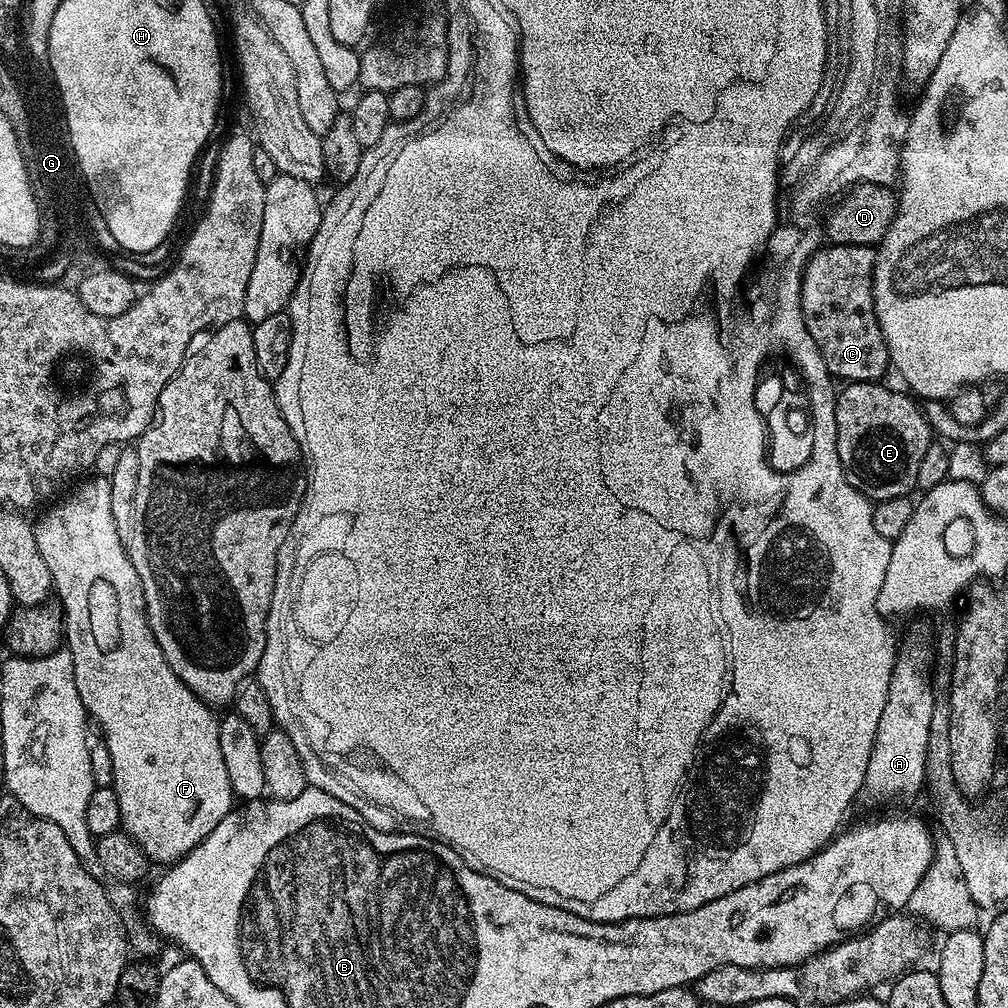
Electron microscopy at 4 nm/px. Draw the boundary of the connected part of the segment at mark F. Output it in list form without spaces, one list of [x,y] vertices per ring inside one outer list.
[[[107,478],[91,479],[86,481],[81,488],[74,489],[61,504],[53,503],[51,505],[53,508],[41,518],[40,524],[38,520],[35,525],[36,541],[42,558],[46,558],[46,566],[50,566],[55,595],[60,595],[58,604],[64,618],[66,651],[72,655],[74,662],[74,682],[78,682],[78,694],[82,698],[89,717],[100,725],[100,731],[110,750],[111,788],[118,794],[118,810],[122,810],[120,828],[127,832],[130,838],[134,838],[134,842],[138,842],[138,846],[149,861],[156,863],[157,860],[160,866],[168,866],[183,858],[190,850],[197,848],[211,834],[214,826],[218,826],[218,822],[222,822],[222,818],[226,818],[226,814],[234,807],[230,777],[226,774],[226,761],[222,758],[222,745],[218,742],[220,720],[212,713],[215,711],[186,687],[178,678],[178,674],[174,674],[174,670],[170,668],[170,662],[166,662],[166,658],[162,654],[162,646],[158,646],[158,642],[150,630],[148,615],[144,612],[144,595],[142,594],[142,582],[138,578],[138,570],[134,570],[134,566],[130,562],[122,533],[116,529],[116,523],[112,517],[110,482]]]

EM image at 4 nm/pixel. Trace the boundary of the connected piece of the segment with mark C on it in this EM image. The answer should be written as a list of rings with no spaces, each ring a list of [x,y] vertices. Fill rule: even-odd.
[[[829,243],[816,251],[804,267],[800,287],[800,310],[804,314],[806,330],[810,330],[810,338],[814,338],[814,346],[818,346],[828,372],[840,382],[854,384],[880,382],[885,379],[884,371],[889,371],[890,368],[888,347],[882,338],[882,330],[878,326],[872,297],[872,275],[875,265],[875,247]]]

